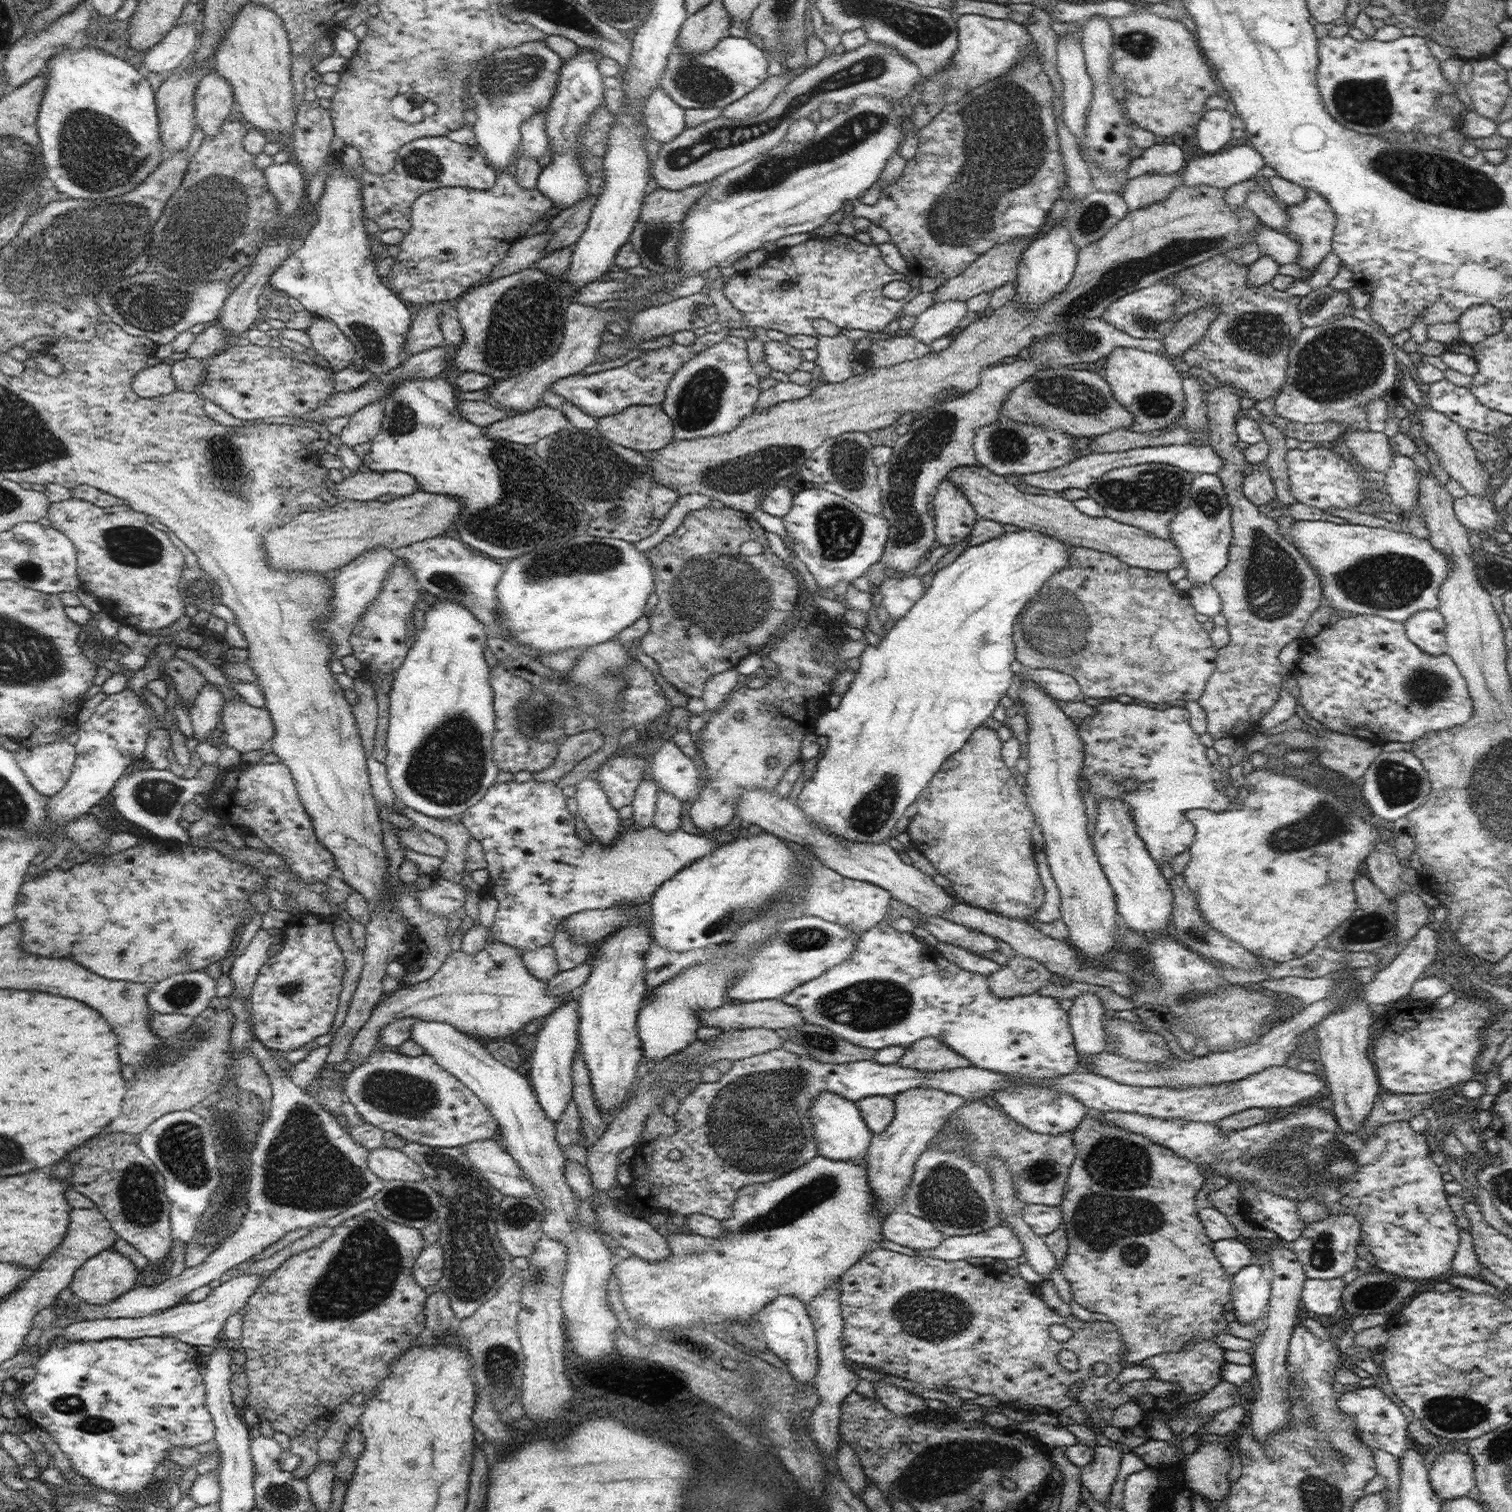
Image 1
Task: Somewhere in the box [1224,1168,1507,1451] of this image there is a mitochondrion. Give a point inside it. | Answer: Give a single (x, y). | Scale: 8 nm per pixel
(1453, 1413)

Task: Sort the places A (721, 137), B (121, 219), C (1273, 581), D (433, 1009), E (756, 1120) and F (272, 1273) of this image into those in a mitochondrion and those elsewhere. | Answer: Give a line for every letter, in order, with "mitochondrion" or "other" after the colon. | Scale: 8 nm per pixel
A: mitochondrion
B: mitochondrion
C: mitochondrion
D: other
E: mitochondrion
F: other

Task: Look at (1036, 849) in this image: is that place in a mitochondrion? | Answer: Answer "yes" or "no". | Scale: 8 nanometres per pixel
no

